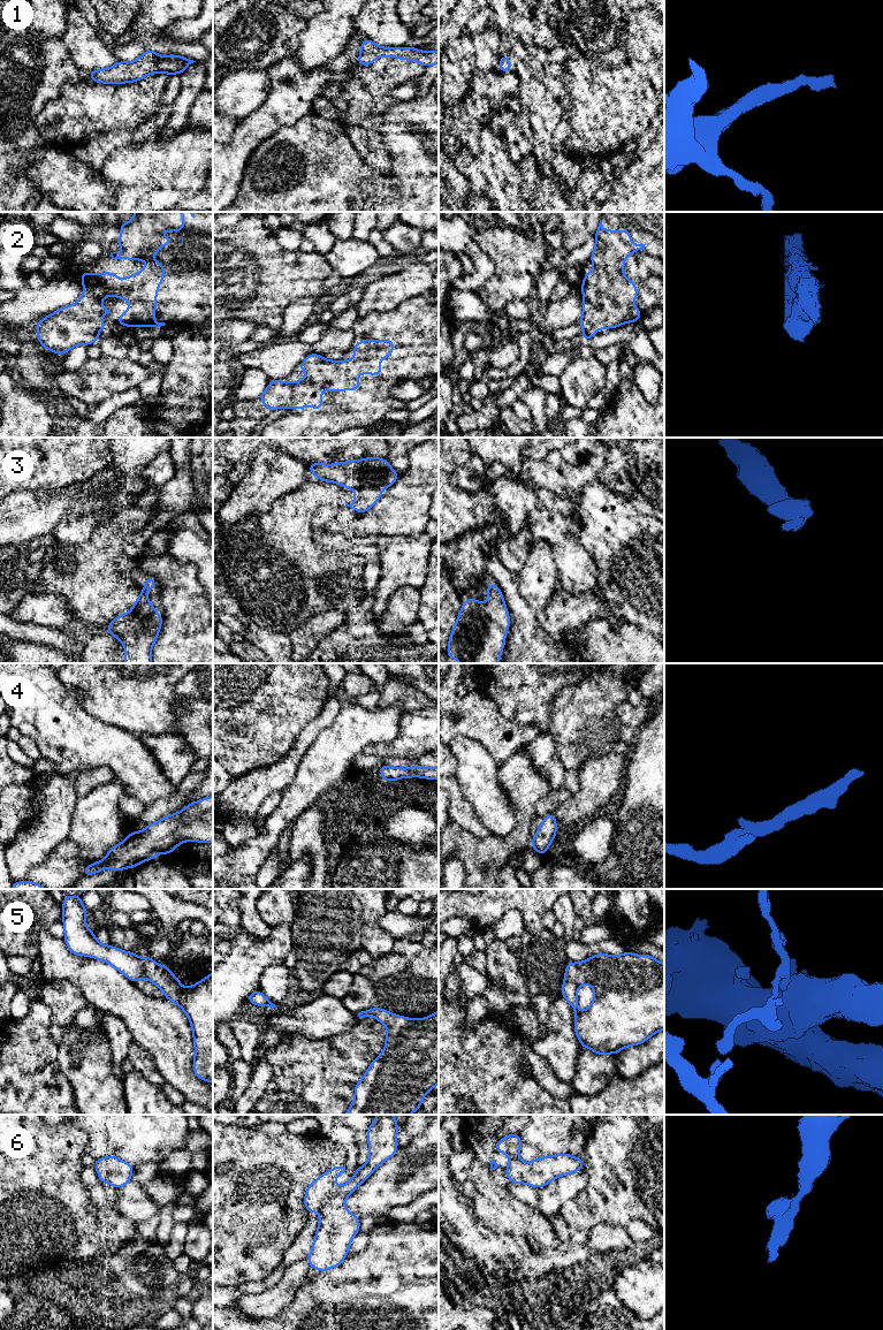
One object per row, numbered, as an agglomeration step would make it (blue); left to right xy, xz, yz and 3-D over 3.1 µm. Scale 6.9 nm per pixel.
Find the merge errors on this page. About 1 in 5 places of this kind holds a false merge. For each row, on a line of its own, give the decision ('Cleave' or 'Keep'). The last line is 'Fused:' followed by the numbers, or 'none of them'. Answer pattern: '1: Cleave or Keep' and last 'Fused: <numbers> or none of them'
1: Keep
2: Keep
3: Keep
4: Keep
5: Keep
6: Keep
Fused: none of them

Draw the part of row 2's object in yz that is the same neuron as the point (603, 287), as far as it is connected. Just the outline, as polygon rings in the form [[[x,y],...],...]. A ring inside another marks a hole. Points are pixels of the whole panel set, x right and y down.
[[[600,220],[595,233],[595,248],[589,258],[594,265],[594,271],[587,273],[583,278],[581,294],[583,316],[578,324],[584,329],[583,342],[587,342],[592,336],[596,335],[596,329],[612,329],[627,322],[640,320],[641,311],[634,306],[638,296],[635,282],[627,280],[623,273],[625,259],[637,251],[642,251],[646,244],[632,244],[630,230],[604,230]],[[624,297],[629,301],[630,307],[624,310],[619,305],[619,299]]]

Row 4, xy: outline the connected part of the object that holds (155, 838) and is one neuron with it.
[[[213,796],[193,801],[182,811],[147,824],[139,833],[130,831],[123,842],[108,850],[102,860],[91,862],[83,876],[104,868],[116,872],[134,868],[160,853],[169,856],[187,841],[213,843]]]

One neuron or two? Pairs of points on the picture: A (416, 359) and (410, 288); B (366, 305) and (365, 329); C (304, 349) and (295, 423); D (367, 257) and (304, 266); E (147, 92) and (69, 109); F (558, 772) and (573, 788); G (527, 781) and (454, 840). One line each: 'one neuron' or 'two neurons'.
A: two neurons
B: two neurons
C: two neurons
D: two neurons
E: one neuron
F: two neurons
G: one neuron

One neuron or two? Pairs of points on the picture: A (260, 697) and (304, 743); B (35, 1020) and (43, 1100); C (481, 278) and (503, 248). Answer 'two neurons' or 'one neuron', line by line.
A: two neurons
B: one neuron
C: two neurons

